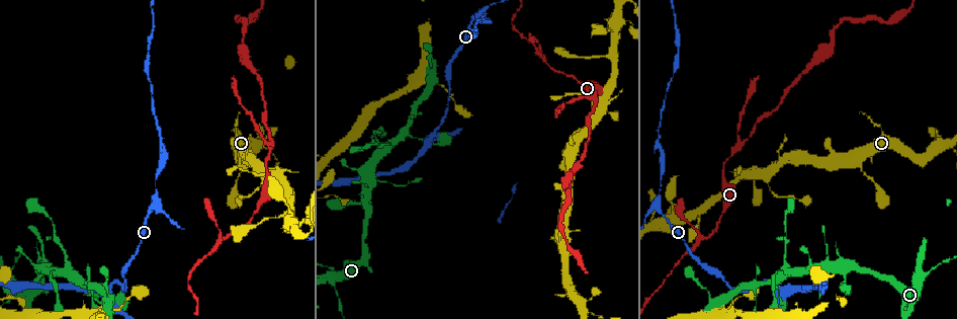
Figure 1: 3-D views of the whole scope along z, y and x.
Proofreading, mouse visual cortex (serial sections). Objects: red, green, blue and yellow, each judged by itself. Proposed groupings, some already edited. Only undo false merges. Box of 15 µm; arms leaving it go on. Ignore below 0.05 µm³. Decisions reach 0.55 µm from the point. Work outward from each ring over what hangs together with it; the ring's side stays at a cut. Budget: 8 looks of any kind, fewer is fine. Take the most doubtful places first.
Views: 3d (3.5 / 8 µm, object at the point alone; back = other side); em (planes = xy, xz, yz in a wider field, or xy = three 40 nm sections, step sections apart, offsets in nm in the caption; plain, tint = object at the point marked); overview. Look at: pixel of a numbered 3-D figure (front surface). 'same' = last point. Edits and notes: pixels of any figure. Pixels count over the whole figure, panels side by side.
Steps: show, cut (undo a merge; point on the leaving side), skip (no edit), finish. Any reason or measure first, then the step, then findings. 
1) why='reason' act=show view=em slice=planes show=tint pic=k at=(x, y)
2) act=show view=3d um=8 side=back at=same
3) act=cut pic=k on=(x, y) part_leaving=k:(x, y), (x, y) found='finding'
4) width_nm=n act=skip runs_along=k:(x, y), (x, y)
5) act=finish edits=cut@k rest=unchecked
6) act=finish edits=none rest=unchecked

act=show view=3d um=3.5 pic=1 at=(595, 97)

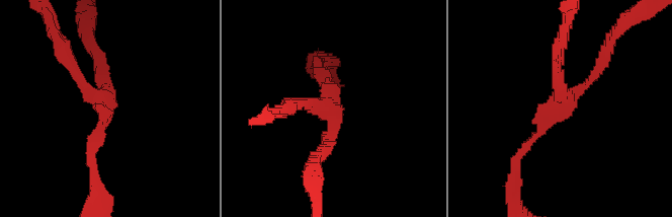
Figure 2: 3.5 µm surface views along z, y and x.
arms=3 arm_widths_nm=150,200,200 act=show view=em slice=xy step=3 show=tint pic=2 at=(102, 100)

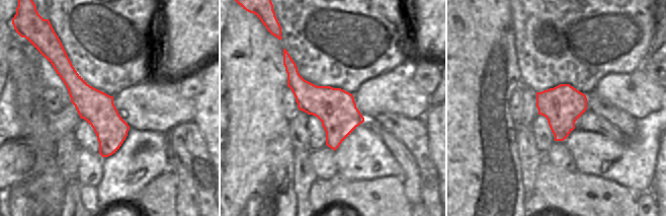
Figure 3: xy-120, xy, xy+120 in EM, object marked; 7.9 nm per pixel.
act=skip runs_along=3:(66, 60), (105, 120), (105, 154) found='one cell here'

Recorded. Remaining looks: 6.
why='arms part here' act=show view=3d um=3.5 side=back pic=1 at=(222, 238)

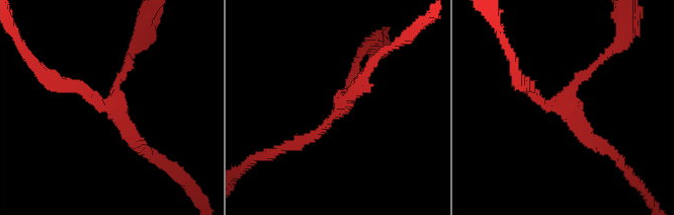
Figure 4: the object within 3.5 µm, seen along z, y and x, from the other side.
arms=3 arm_widths_nm=100,200,200 why='shape alone is not enough' act=show view=em slice=xy step=2 show=tint pic=4 at=(562, 103)

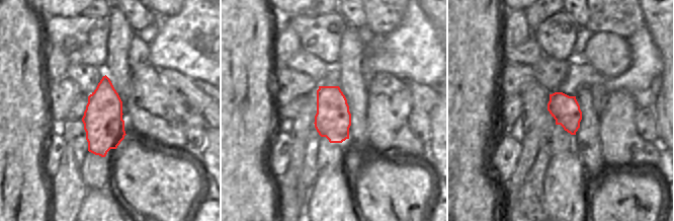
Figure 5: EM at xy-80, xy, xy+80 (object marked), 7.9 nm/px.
act=skip runs_along=4:(292, 144), (327, 124), (370, 64) found='continuous, no second cell'

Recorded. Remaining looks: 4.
why='a narrow waist' act=show view=3d um=3.5 pic=1 at=(660, 178)

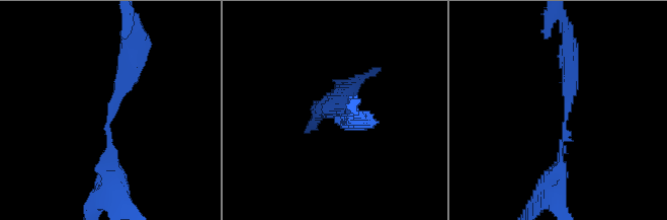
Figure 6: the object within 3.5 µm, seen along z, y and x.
act=skip runs_along=6:(113, 182), (110, 104), (132, 52) found='all the same cell'

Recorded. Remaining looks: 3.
why='thick turns thin' act=show view=3d um=8 pic=1 at=(68, 270)

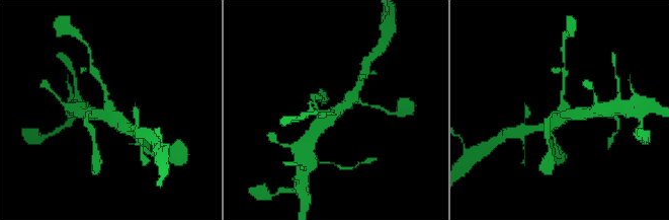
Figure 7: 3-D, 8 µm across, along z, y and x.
why='shape alone is not enough' act=show view=em slice=xy step=2 show=tint pic=7 at=(338, 112)

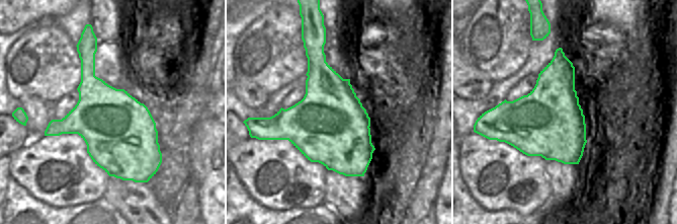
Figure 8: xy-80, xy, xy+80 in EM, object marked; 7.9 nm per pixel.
width_nm=600 act=skip runs_along=7:(312, 134), (353, 94) found='one cell here'

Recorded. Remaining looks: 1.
act=finish edits=none rest=unchecked

